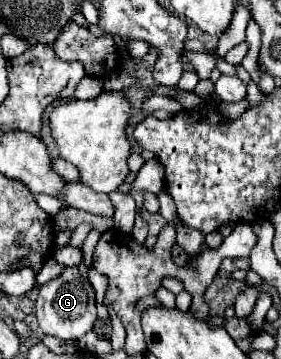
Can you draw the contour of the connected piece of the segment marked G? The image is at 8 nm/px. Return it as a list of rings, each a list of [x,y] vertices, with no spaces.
[[[65,266],[65,270],[57,278],[39,286],[35,316],[39,320],[39,328],[49,336],[61,340],[83,338],[87,332],[93,330],[93,322],[97,318],[97,302],[95,302],[95,290],[91,282],[83,278],[77,266]]]

